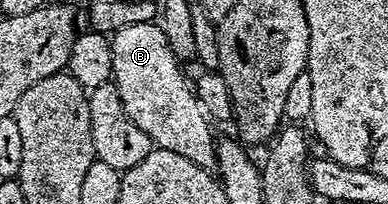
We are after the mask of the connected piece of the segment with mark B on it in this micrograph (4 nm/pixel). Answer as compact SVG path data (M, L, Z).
M157 21L145 22L144 24L128 24L128 28L120 28L110 38L110 47L112 48L112 72L114 87L120 92L120 100L124 104L124 112L128 112L128 116L132 120L132 124L136 124L136 128L140 128L151 140L151 143L159 150L167 150L168 152L176 152L176 156L184 156L184 160L192 160L192 164L196 164L200 168L208 171L213 171L216 167L216 148L214 147L216 141L216 133L210 125L211 119L208 117L205 110L202 109L202 103L198 101L198 95L195 87L188 79L182 75L183 63L172 52L172 48L168 44L168 40L164 36L161 25Z

